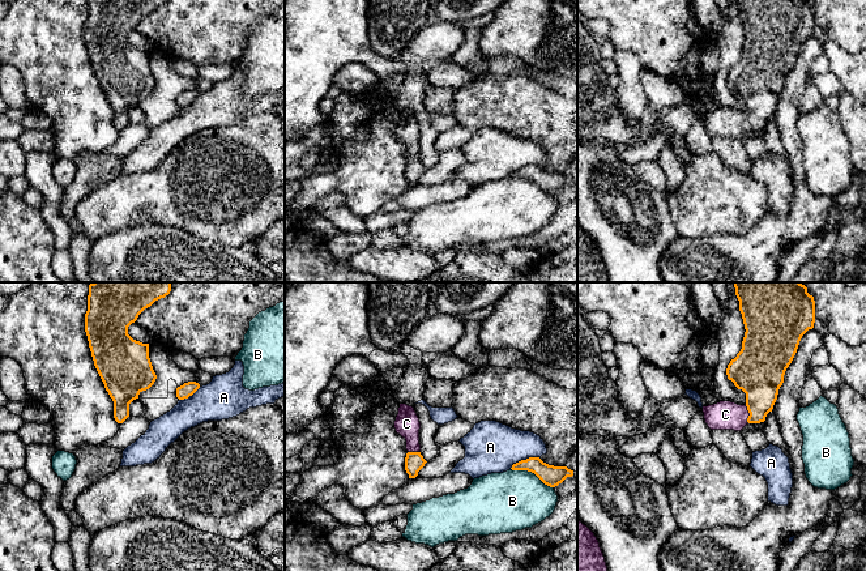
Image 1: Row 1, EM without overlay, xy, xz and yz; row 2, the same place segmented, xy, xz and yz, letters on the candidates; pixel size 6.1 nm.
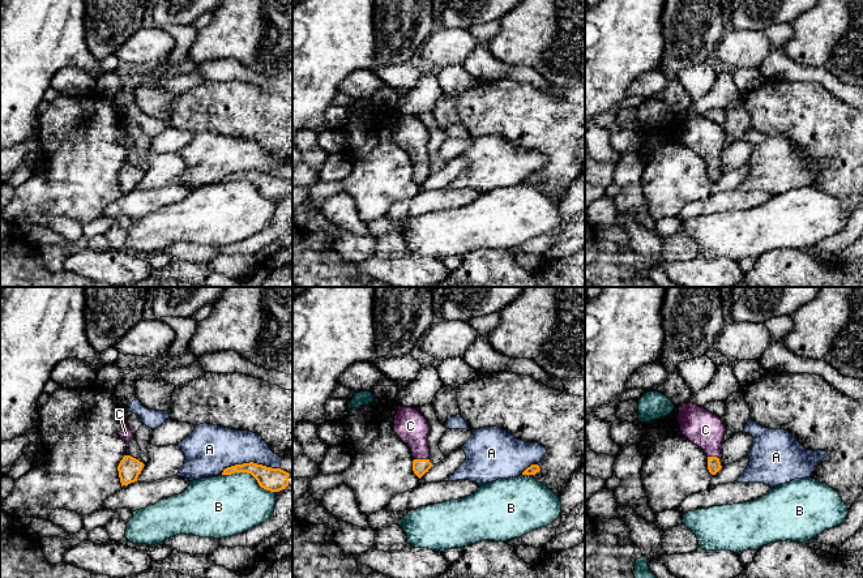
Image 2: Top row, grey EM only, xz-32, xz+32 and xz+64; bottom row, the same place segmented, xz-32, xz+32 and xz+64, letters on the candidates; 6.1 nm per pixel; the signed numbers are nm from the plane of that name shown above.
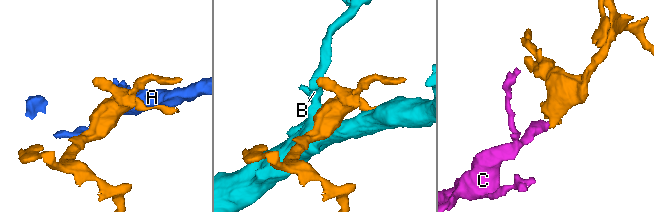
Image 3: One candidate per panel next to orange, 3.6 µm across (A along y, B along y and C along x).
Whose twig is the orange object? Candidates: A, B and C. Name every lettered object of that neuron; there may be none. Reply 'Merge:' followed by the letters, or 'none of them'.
Merge: C

